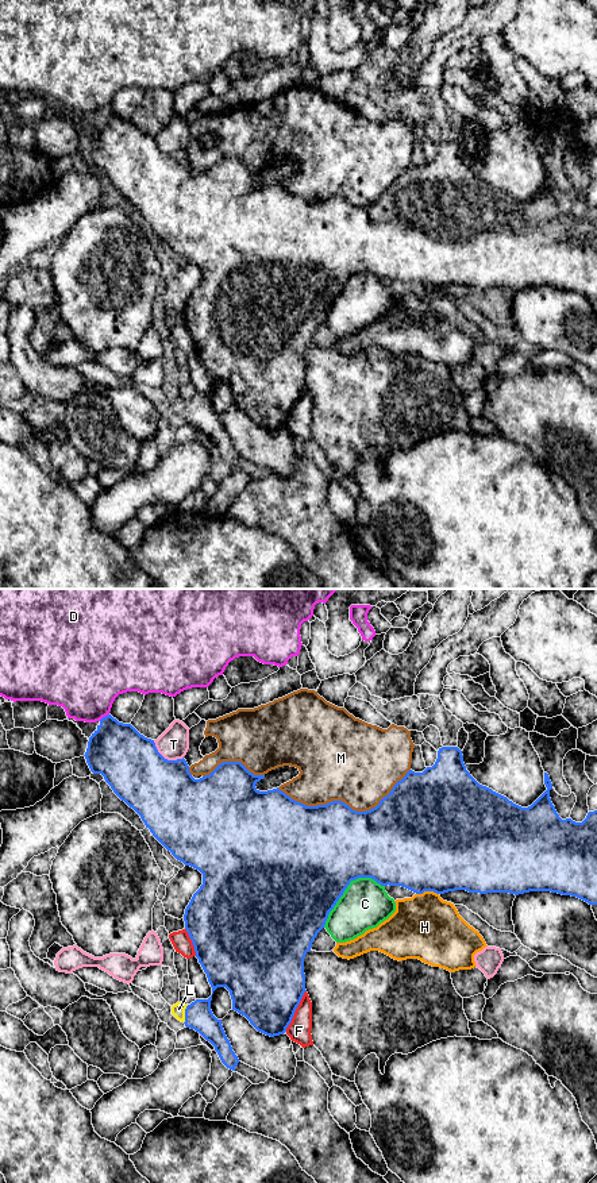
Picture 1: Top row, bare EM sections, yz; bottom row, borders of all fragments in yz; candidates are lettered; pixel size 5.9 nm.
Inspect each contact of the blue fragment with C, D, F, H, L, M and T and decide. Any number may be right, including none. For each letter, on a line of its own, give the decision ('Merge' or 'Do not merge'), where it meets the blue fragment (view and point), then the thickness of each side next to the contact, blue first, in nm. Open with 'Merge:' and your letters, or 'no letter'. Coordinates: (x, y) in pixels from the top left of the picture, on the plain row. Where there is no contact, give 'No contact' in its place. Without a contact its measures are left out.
Merge: L
C: Do not merge. Touches blue at yz (346, 282). Thickness 500 nm (blue) against 280 nm
D: Do not merge. Touches blue at yz (103, 112). Thickness 340 nm (blue) against 420 nm
F: Do not merge. Touches blue at yz (295, 405). Thickness 460 nm (blue) against 140 nm
H: Do not merge. Touches blue at yz (427, 285). Thickness 500 nm (blue) against 380 nm
L: Merge. Touches blue at yz (185, 409). Thickness 160 nm (blue) against 80 nm
M: Do not merge. Touches blue at yz (345, 199). Thickness 480 nm (blue) against 480 nm
T: Do not merge. Touches blue at yz (164, 153). Thickness 400 nm (blue) against 180 nm

